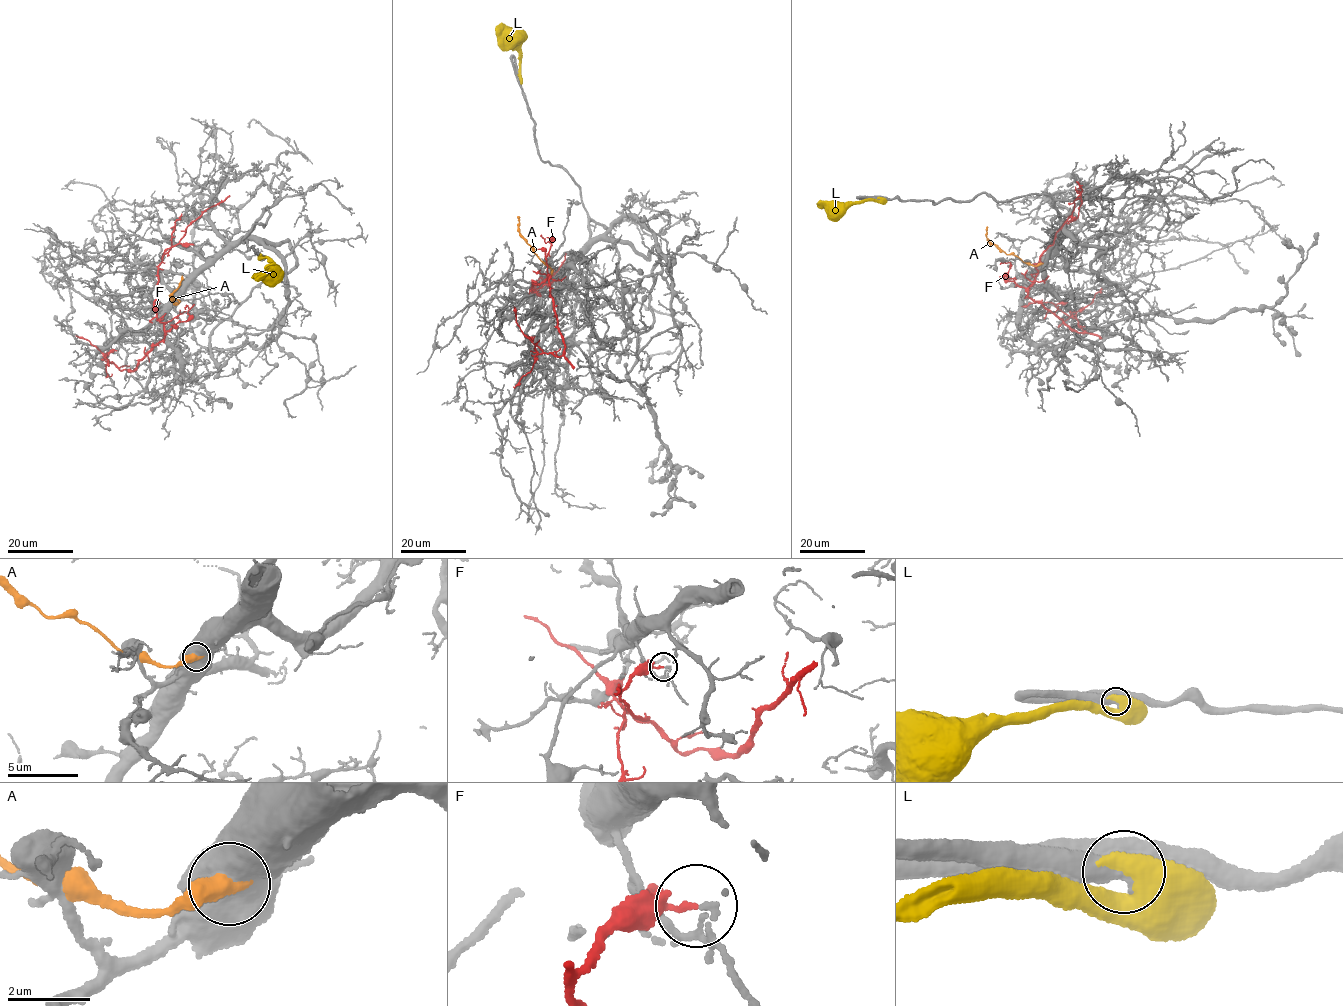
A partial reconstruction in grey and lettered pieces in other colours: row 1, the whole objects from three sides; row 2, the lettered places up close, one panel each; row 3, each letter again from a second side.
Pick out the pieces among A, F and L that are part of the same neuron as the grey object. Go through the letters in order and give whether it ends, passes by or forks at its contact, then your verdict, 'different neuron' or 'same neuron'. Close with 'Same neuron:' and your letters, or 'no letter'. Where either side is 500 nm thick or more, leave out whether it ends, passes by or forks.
A: different neuron
F: it ends | different neuron
L: same neuron
Same neuron: L

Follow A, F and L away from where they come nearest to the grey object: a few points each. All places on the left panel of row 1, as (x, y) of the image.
A: (177, 299), (178, 303), (174, 304), (170, 296), (182, 276)
F: (116, 350), (106, 358), (121, 370), (135, 370), (164, 337), (154, 301), (165, 251), (205, 210), (230, 195)
L: (261, 255), (271, 261), (258, 279)

